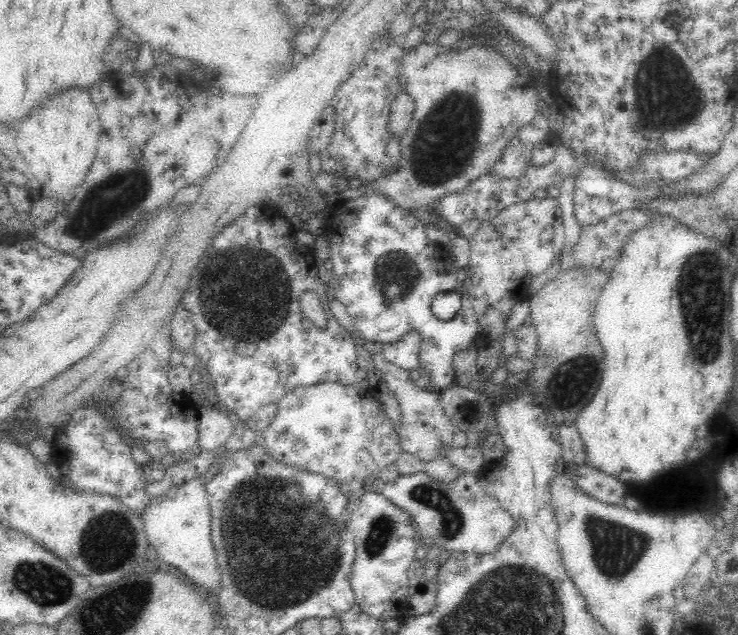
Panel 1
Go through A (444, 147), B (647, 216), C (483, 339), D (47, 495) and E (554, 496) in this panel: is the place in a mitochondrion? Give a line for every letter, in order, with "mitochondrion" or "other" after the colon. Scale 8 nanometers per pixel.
A: mitochondrion
B: other
C: other
D: other
E: other

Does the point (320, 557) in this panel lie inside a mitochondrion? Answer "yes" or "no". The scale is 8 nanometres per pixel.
yes

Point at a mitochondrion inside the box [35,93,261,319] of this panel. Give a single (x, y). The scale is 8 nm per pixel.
(107, 202)

